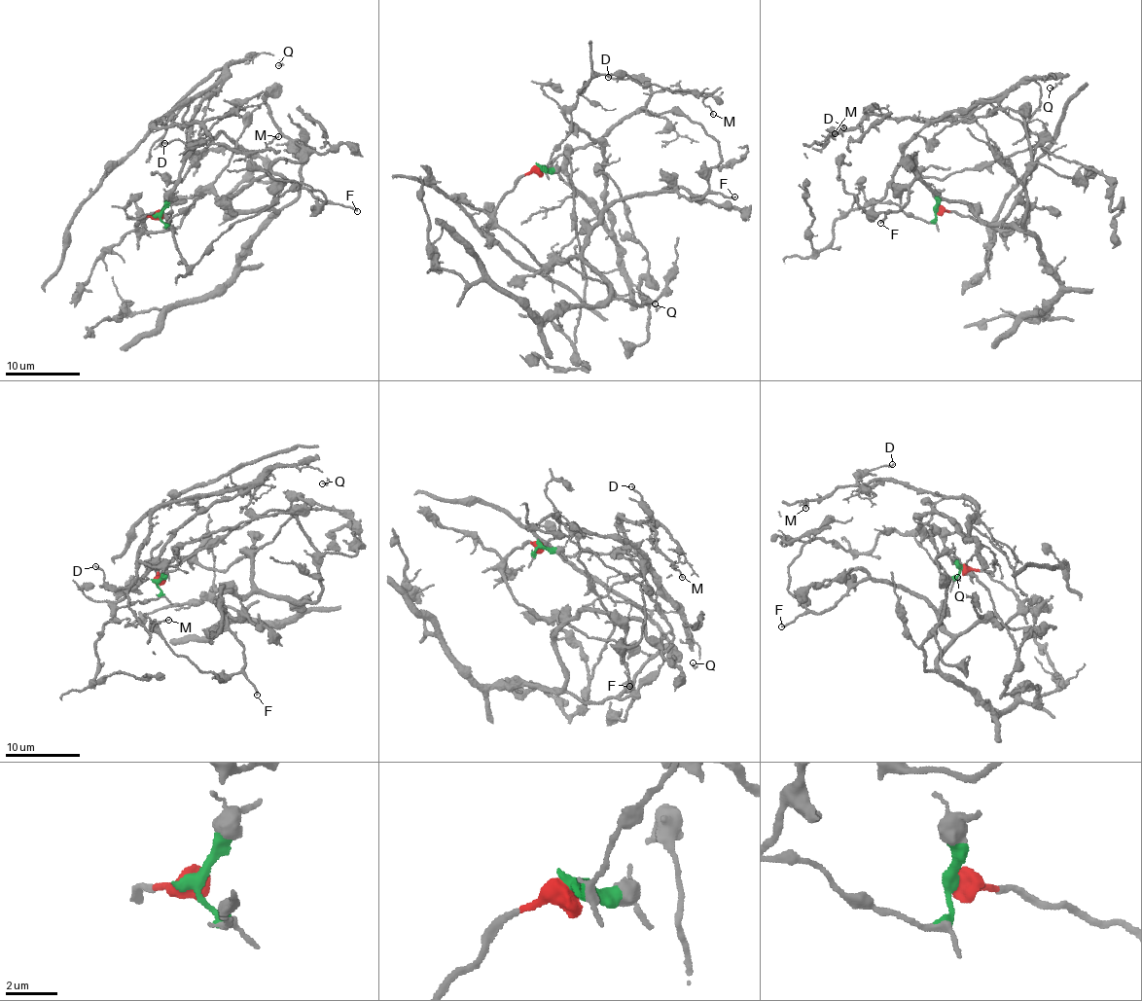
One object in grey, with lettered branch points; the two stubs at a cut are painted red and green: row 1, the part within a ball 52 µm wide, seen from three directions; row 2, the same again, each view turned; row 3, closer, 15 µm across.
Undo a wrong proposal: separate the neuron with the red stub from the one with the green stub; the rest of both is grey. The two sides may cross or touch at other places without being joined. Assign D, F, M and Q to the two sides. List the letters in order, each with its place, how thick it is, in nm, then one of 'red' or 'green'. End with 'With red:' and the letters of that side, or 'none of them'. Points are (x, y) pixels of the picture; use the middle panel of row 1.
D: place (608, 77); calibre 150 nm; green
F: place (734, 196); calibre 200 nm; red
M: place (713, 114); calibre 130 nm; green
Q: place (655, 303); calibre 180 nm; green
With red: F

